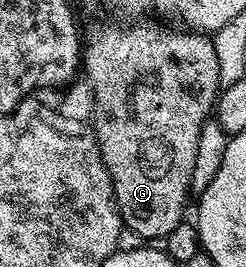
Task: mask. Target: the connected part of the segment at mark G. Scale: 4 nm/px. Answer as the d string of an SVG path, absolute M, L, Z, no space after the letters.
M138 23L125 31L122 27L98 27L90 35L90 44L84 47L84 75L91 89L94 90L94 135L98 139L98 148L102 154L104 165L112 177L114 186L114 201L118 205L118 212L122 215L125 230L135 231L139 240L162 241L176 229L176 225L183 222L186 211L186 195L191 194L190 182L192 169L196 169L196 149L200 145L200 129L211 118L216 107L216 100L220 94L218 82L222 79L222 67L218 64L218 51L209 34L177 29L169 31L158 23Z

